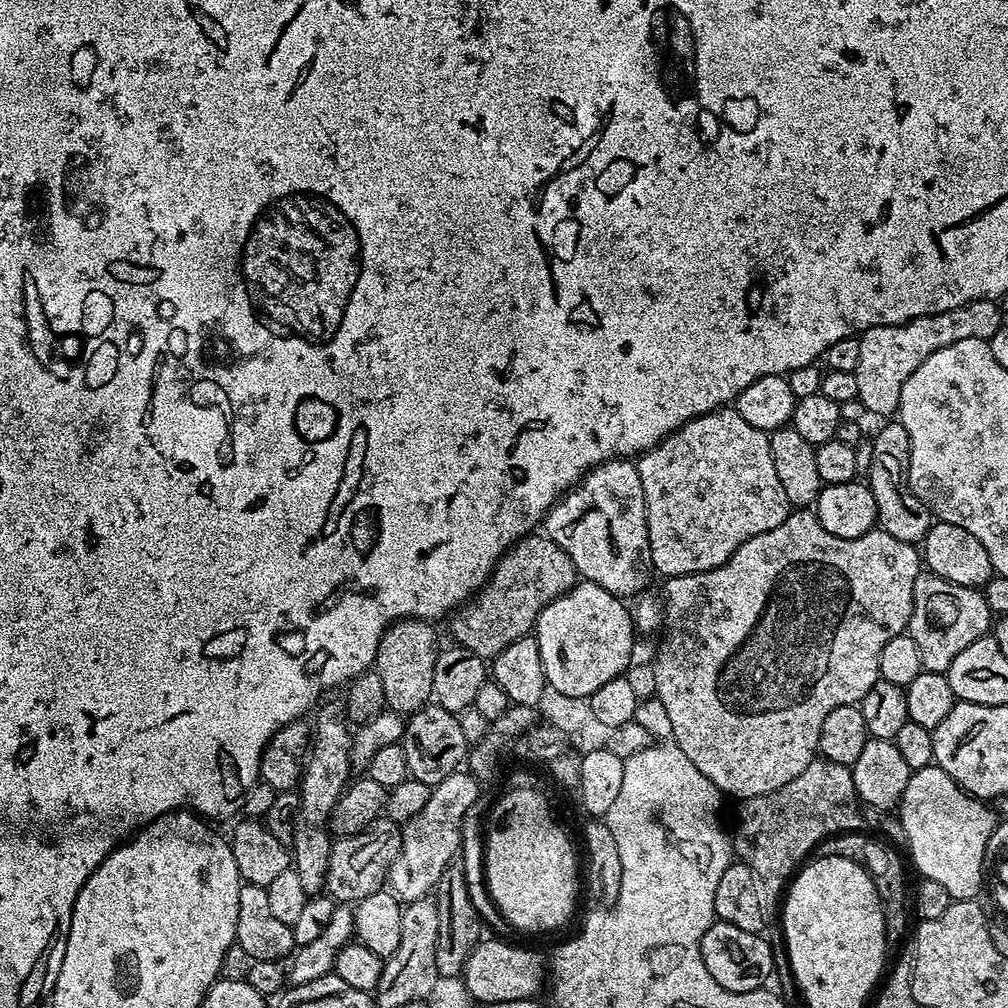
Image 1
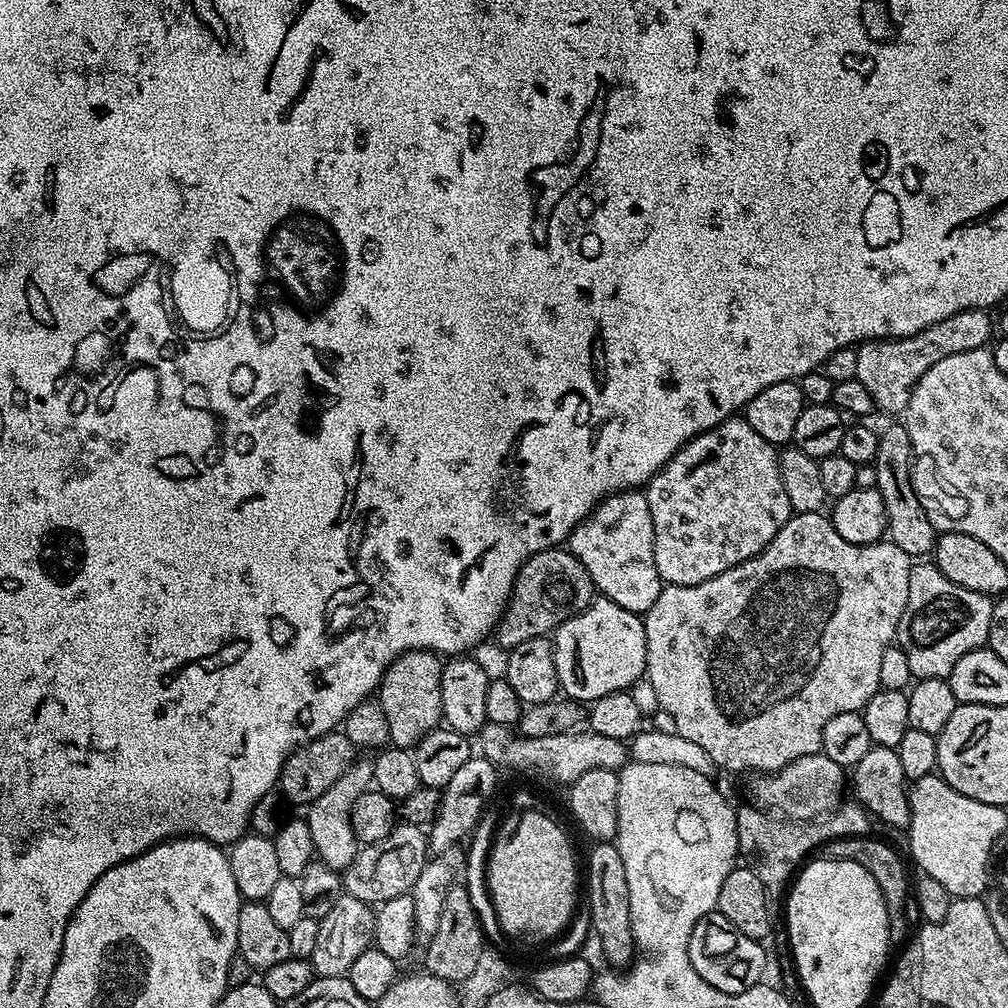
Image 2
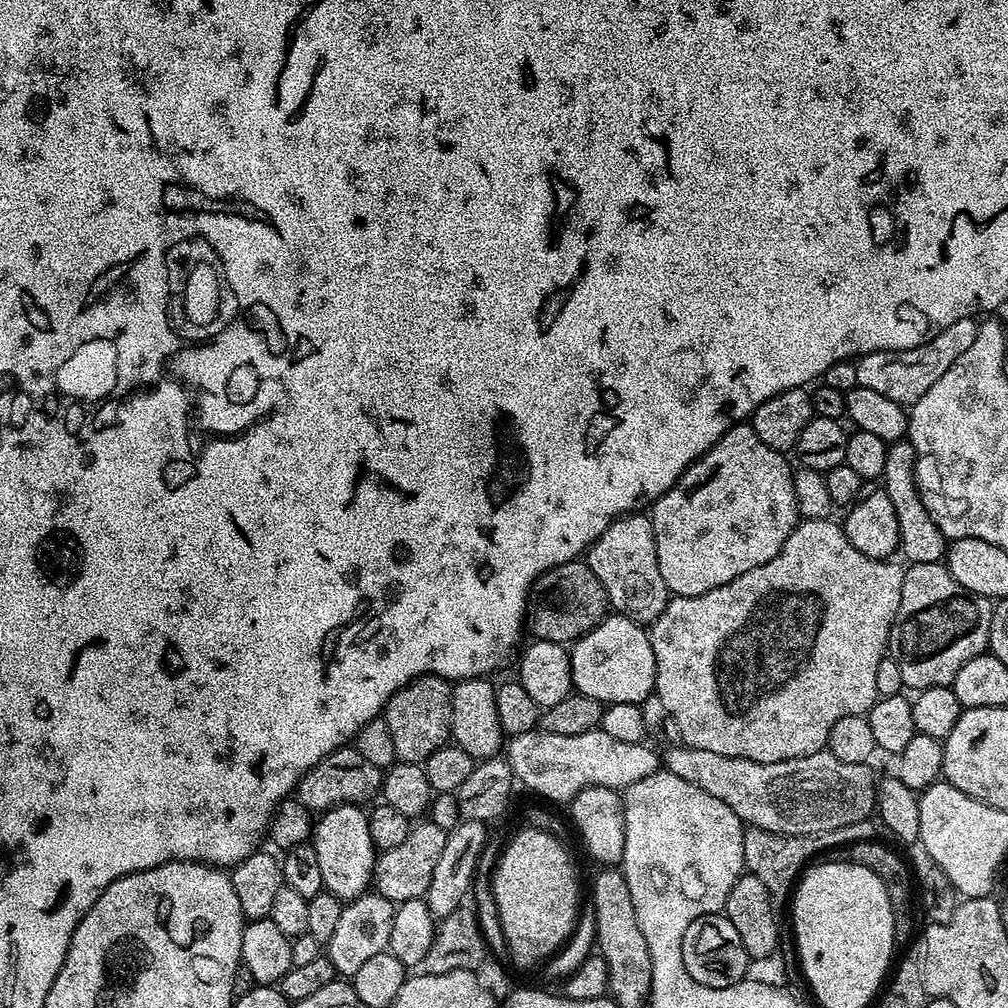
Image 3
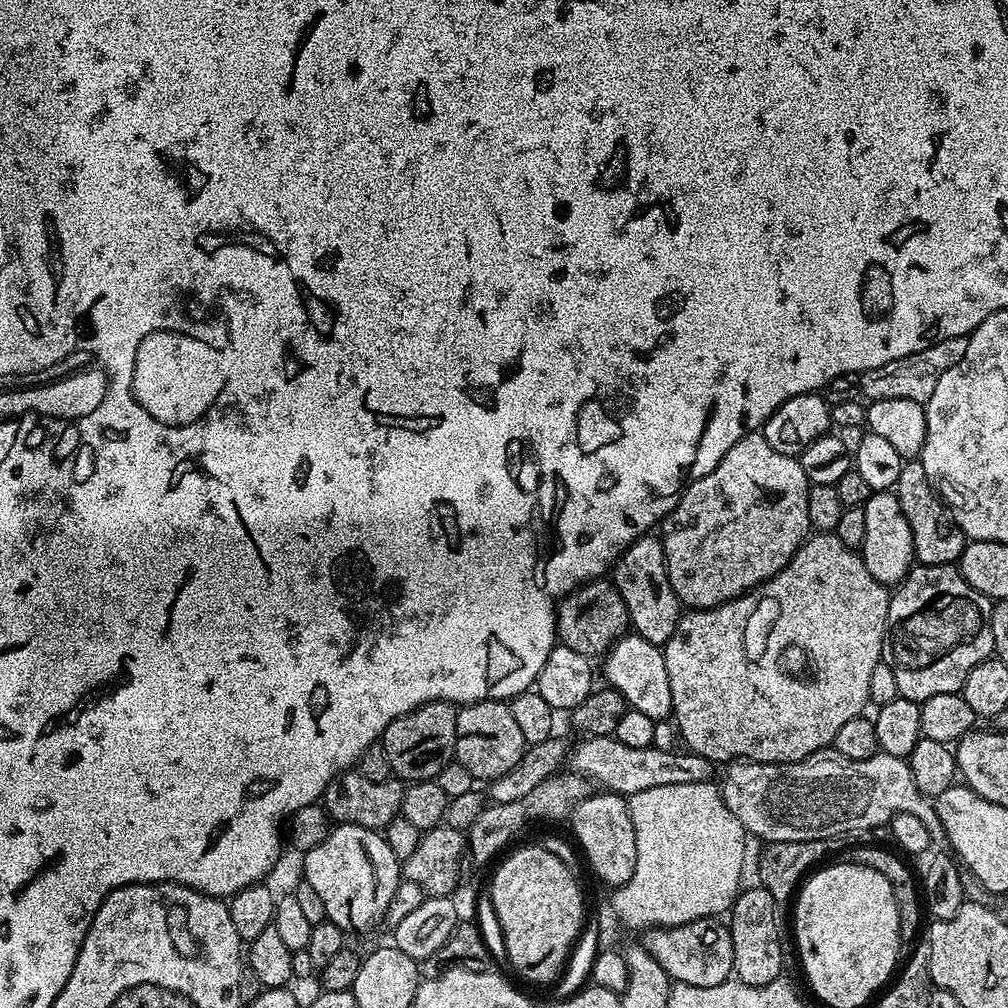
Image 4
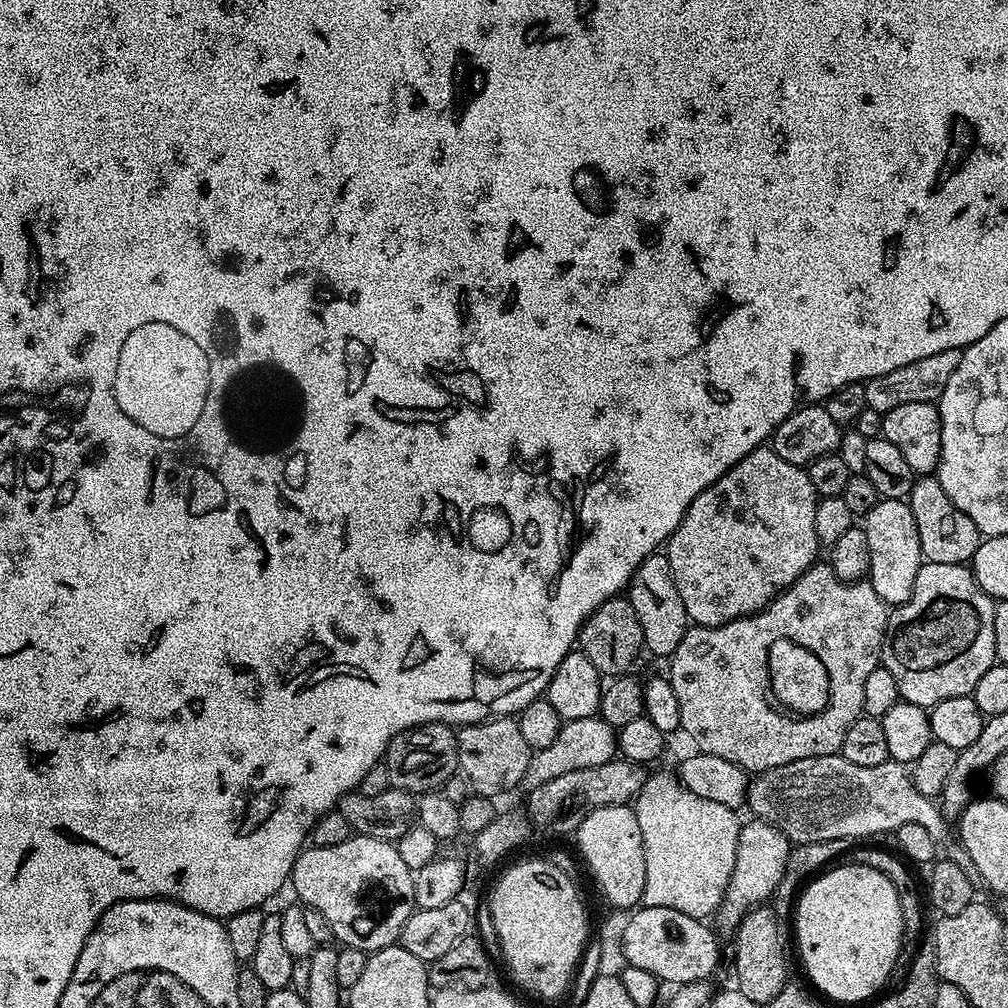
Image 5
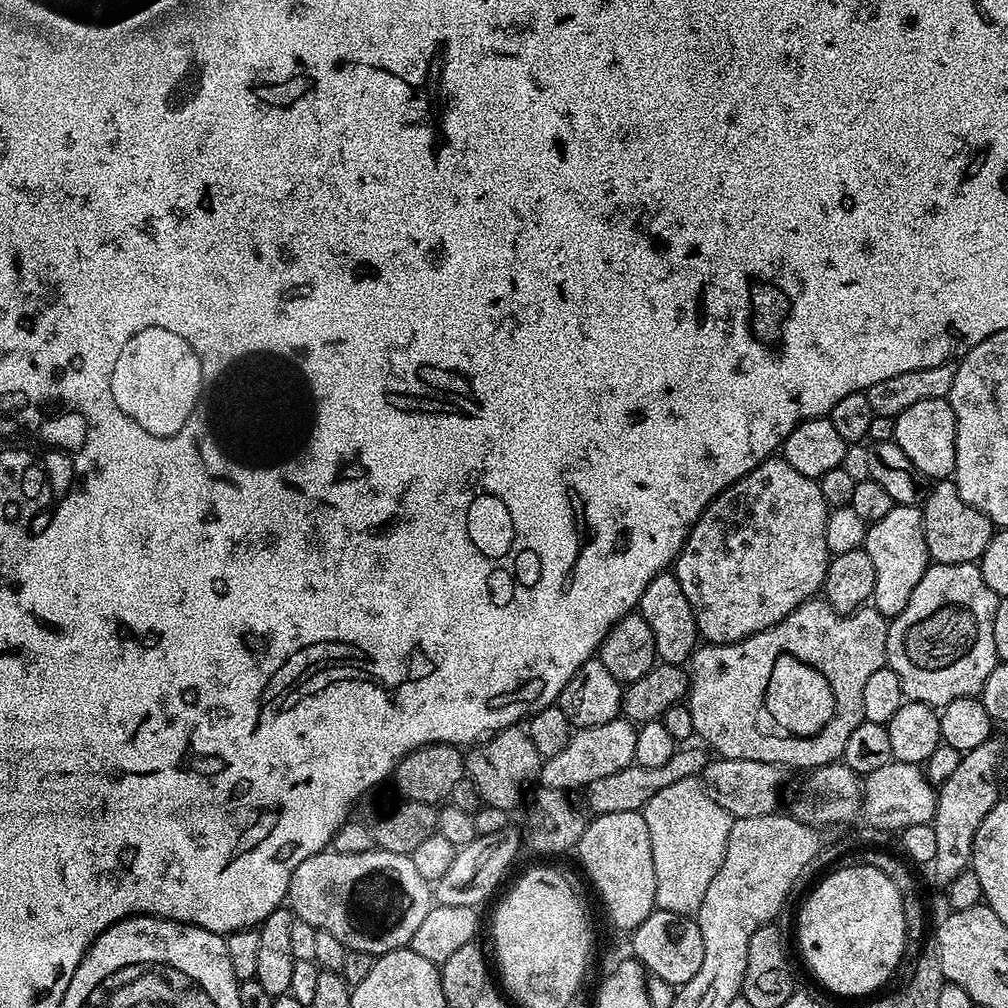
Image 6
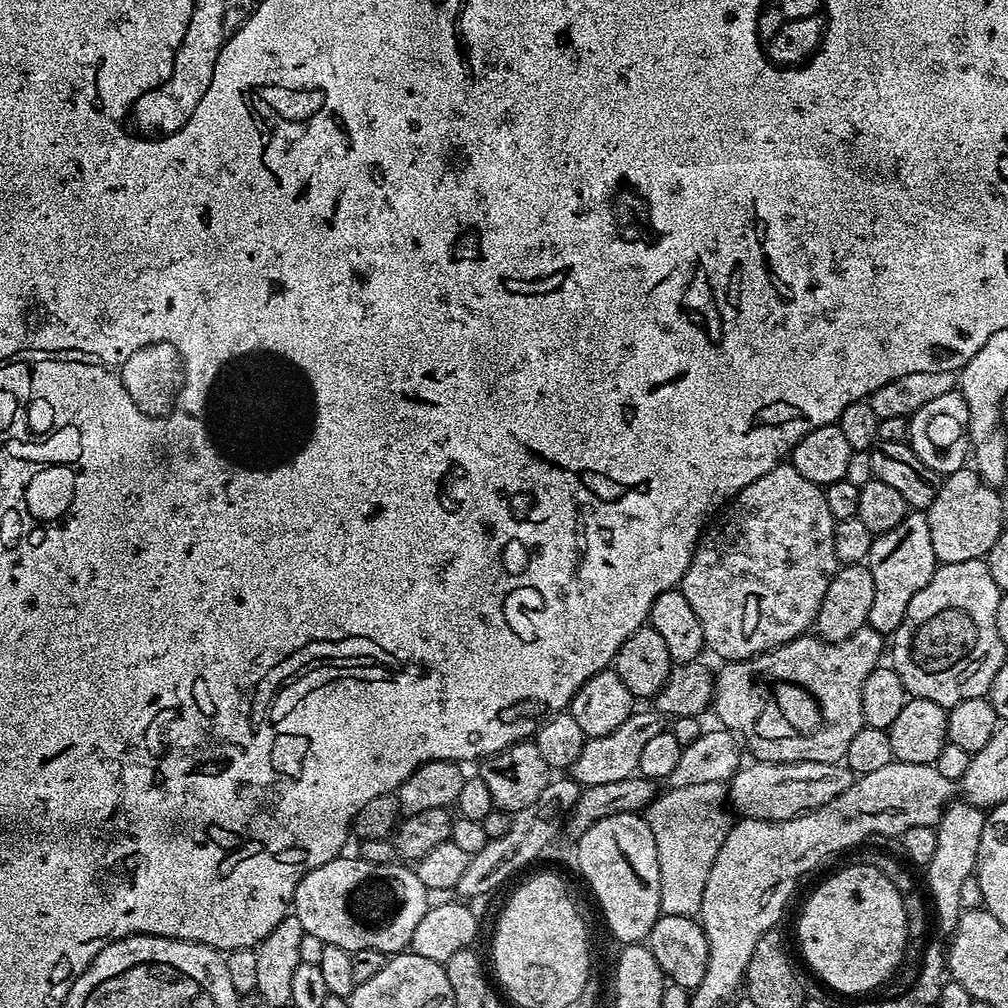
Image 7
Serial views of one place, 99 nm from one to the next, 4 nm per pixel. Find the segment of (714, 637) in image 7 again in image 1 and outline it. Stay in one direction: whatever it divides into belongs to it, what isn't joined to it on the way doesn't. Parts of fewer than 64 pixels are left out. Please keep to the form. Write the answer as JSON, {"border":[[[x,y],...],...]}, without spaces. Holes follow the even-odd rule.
{"border":[[[725,406],[716,409],[715,412],[707,412],[690,422],[686,422],[678,430],[653,446],[649,452],[643,453],[635,461],[638,474],[642,478],[642,490],[646,498],[646,526],[648,527],[648,541],[650,542],[650,558],[652,567],[661,577],[685,576],[686,574],[698,574],[706,570],[714,570],[722,566],[731,558],[738,546],[744,542],[750,542],[750,538],[758,538],[758,534],[766,534],[766,530],[774,530],[774,526],[782,526],[782,522],[788,517],[790,505],[786,494],[782,491],[782,482],[778,482],[778,474],[774,470],[774,458],[770,454],[769,433],[758,430],[738,414],[735,407]]]}

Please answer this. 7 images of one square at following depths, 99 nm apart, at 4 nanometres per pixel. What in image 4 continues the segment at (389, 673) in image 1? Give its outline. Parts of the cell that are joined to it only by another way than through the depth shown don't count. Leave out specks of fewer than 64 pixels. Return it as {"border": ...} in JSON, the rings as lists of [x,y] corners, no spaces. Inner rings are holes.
{"border":[[[432,700],[428,704],[410,710],[404,716],[398,717],[390,726],[386,726],[382,737],[382,745],[392,768],[391,775],[401,782],[417,780],[435,780],[436,775],[450,763],[456,754],[456,713],[457,705],[447,704],[445,700]]]}

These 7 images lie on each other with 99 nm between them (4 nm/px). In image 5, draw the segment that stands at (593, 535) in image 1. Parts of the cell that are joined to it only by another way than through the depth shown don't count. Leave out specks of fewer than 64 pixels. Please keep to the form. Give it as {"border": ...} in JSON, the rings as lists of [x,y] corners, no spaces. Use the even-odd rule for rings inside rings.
{"border":[[[653,554],[641,562],[628,584],[626,598],[634,606],[634,614],[638,614],[645,649],[656,656],[671,657],[672,652],[678,650],[678,642],[682,642],[688,633],[690,621],[686,606],[682,606],[678,586],[674,586],[674,574],[670,570],[667,555]]]}

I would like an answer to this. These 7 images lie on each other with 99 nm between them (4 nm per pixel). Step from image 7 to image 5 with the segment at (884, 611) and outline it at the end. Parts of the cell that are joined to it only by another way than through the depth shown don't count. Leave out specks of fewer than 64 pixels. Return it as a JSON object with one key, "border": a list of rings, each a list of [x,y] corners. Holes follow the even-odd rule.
{"border":[[[881,499],[862,517],[862,527],[864,528],[867,541],[870,544],[870,568],[867,575],[870,577],[870,583],[878,598],[882,598],[885,604],[895,606],[905,604],[910,598],[914,578],[918,578],[918,570],[922,563],[920,555],[920,543],[918,542],[918,526],[914,526],[914,514],[910,506],[904,500],[885,500]]]}

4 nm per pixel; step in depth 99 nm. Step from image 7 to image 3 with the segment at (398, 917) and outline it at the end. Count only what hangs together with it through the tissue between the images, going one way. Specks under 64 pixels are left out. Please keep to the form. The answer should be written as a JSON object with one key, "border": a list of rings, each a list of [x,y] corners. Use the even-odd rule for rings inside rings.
{"border":[[[337,804],[328,809],[315,821],[310,843],[318,854],[318,866],[327,891],[334,893],[341,902],[354,900],[369,891],[378,850],[370,838],[368,812],[361,805]]]}

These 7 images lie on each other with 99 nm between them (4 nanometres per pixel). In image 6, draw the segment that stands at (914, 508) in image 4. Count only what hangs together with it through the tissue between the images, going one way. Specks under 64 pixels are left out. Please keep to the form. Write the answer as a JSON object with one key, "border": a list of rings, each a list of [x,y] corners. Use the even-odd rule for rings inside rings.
{"border":[[[951,479],[937,480],[929,487],[922,501],[922,511],[928,555],[935,563],[971,564],[979,561],[994,535],[992,520],[967,504]]]}

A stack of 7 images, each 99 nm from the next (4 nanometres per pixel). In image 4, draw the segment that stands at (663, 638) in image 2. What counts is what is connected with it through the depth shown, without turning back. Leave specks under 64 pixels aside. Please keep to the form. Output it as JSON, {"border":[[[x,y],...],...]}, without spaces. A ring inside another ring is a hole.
{"border":[[[831,532],[809,535],[804,545],[790,558],[790,562],[774,578],[751,588],[744,595],[734,598],[717,608],[698,608],[688,610],[681,615],[674,634],[662,645],[666,658],[666,674],[670,674],[670,698],[672,699],[672,716],[676,728],[685,740],[687,747],[698,756],[705,756],[709,762],[755,762],[758,764],[789,764],[806,758],[815,752],[825,751],[838,729],[850,718],[861,715],[864,707],[869,707],[870,678],[874,675],[874,666],[882,662],[886,652],[886,621],[890,592],[879,584],[866,570],[864,557],[859,551],[848,548]]]}

